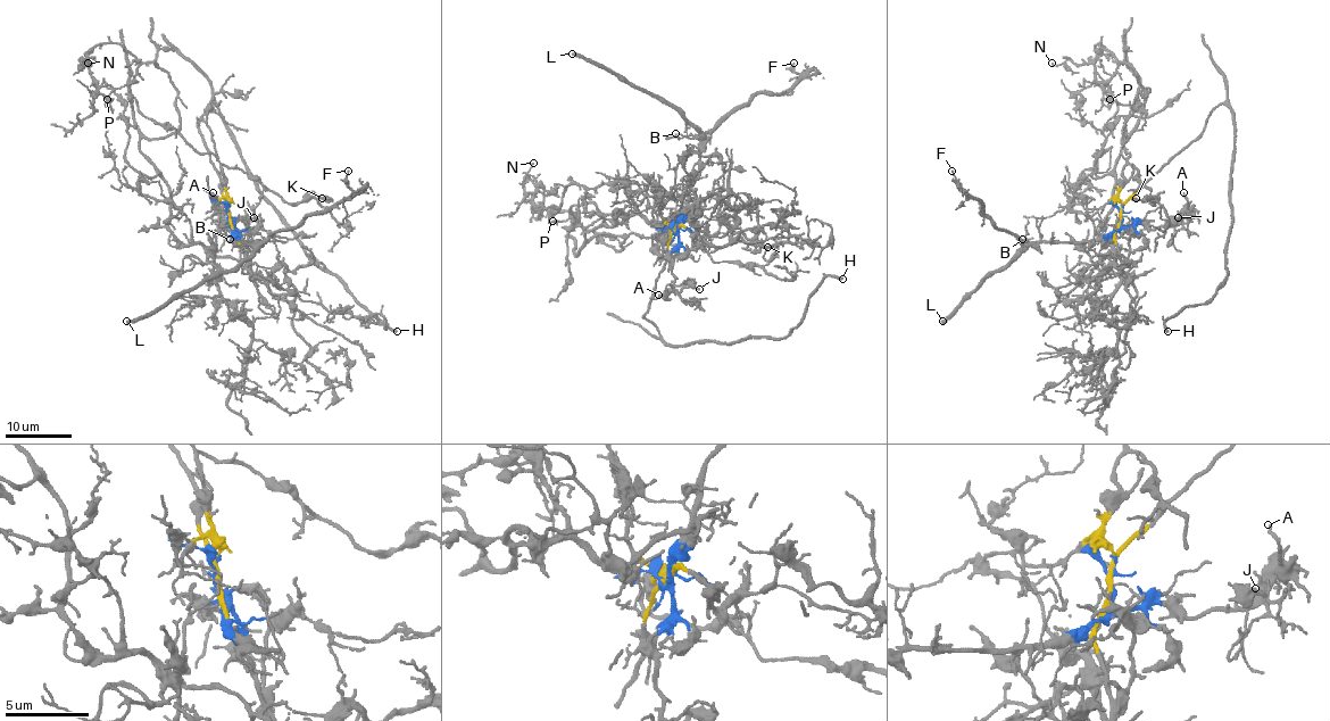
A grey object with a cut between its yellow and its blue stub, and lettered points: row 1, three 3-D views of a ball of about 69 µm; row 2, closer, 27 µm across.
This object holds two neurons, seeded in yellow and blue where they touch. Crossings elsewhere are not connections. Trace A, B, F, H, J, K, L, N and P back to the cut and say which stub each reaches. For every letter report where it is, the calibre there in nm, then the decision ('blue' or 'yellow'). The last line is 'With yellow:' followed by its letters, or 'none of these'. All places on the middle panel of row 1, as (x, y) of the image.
A: at (658, 295); 120 nm thick; blue
B: at (675, 133); 100 nm thick; blue
F: at (794, 63); 130 nm thick; blue
H: at (842, 279); 300 nm thick; yellow
J: at (699, 289); 110 nm thick; blue
K: at (767, 247); 120 nm thick; yellow
L: at (572, 54); 400 nm thick; blue
N: at (533, 163); 120 nm thick; yellow
P: at (553, 221); 140 nm thick; yellow
With yellow: H, K, N, P

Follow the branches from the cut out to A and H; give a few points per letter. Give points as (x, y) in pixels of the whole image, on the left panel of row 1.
A: (229, 216), (232, 226), (225, 224), (225, 230), (229, 224), (213, 193)
H: (229, 216), (223, 180), (198, 119), (214, 105), (256, 190), (306, 253), (327, 267), (380, 323), (397, 331)

